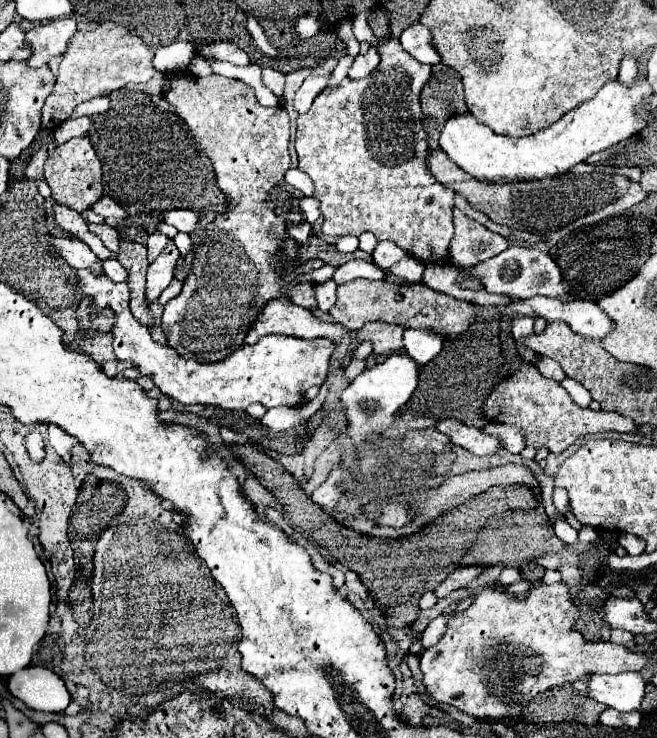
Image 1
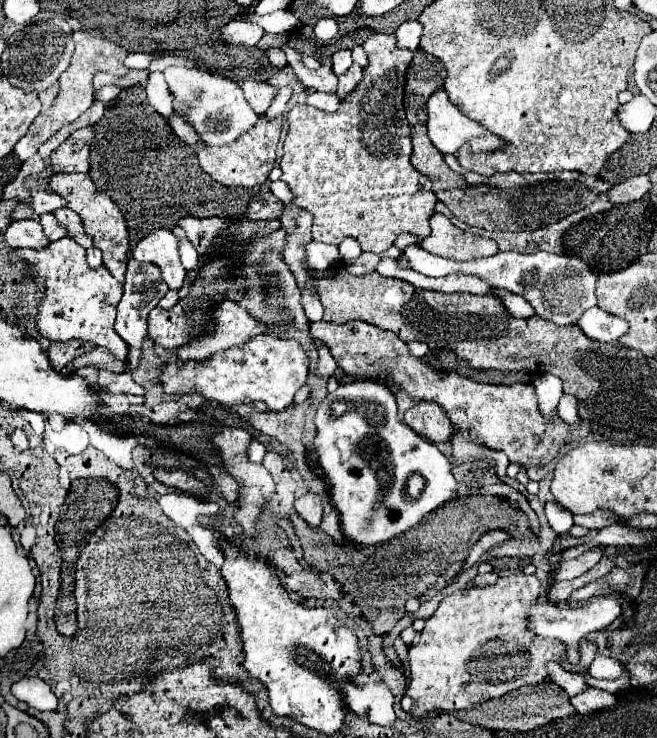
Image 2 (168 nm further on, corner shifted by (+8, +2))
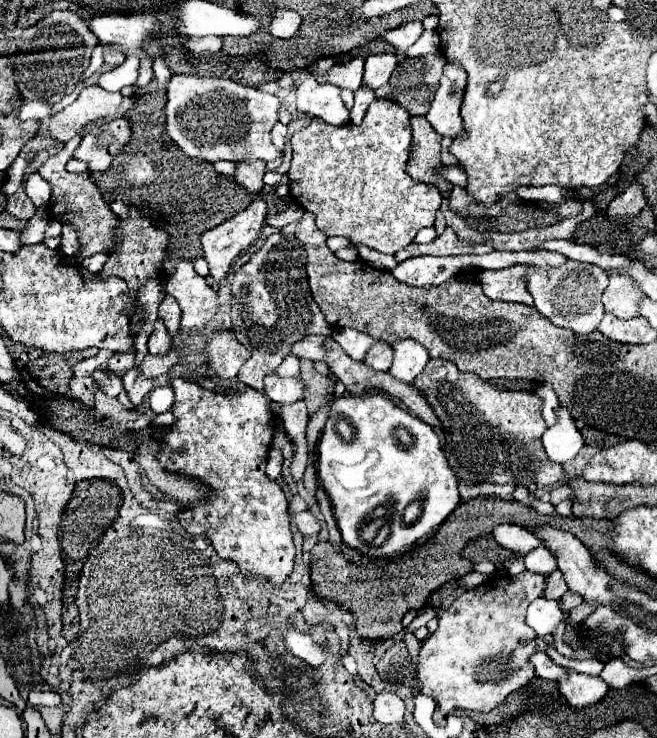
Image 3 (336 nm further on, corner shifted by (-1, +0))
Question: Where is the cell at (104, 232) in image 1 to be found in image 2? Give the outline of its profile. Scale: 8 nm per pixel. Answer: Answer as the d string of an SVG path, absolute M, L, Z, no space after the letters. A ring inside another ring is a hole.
M63 207L63 209L57 209L57 211L55 211L55 217L57 217L59 225L61 225L61 227L65 227L67 237L75 239L75 243L83 245L85 249L87 249L87 247L93 247L93 239L85 233L83 223L81 223L81 217L79 217L77 213L73 213L71 209Z

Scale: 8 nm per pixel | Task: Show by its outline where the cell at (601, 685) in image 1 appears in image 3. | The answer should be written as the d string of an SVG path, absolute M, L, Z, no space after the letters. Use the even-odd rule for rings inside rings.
M534 653L532 655L532 665L536 669L536 675L548 681L560 681L560 679L568 679L568 667L562 667L558 663L554 663L546 653Z

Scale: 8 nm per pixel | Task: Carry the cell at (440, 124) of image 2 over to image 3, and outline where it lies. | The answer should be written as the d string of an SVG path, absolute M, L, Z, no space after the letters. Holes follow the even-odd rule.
M446 63L444 75L440 79L440 87L426 115L428 123L442 137L464 137L464 125L460 117L460 103L466 87L466 75L454 63Z

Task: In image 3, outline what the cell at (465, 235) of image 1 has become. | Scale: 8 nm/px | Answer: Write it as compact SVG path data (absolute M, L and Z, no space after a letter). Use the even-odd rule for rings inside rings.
M446 227L444 233L440 237L436 237L432 243L428 243L428 245L410 243L402 251L398 251L394 257L398 261L404 261L408 257L418 257L418 255L482 255L482 253L490 253L490 251L492 251L490 245L458 239L454 229Z

